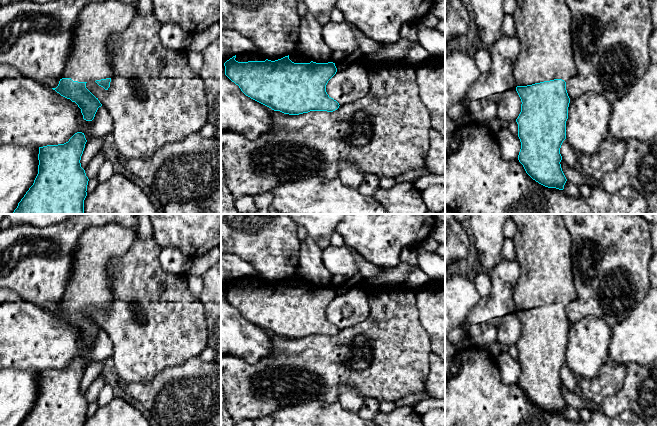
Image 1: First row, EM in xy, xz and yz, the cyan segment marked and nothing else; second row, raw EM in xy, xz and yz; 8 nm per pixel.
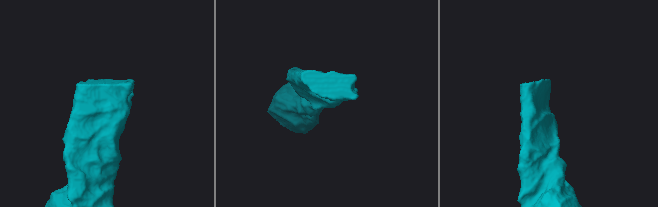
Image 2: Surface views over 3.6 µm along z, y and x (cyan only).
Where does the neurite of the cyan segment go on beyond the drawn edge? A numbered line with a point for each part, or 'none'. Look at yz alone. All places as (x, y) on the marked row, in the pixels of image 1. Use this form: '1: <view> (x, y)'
1: yz (543, 27)

